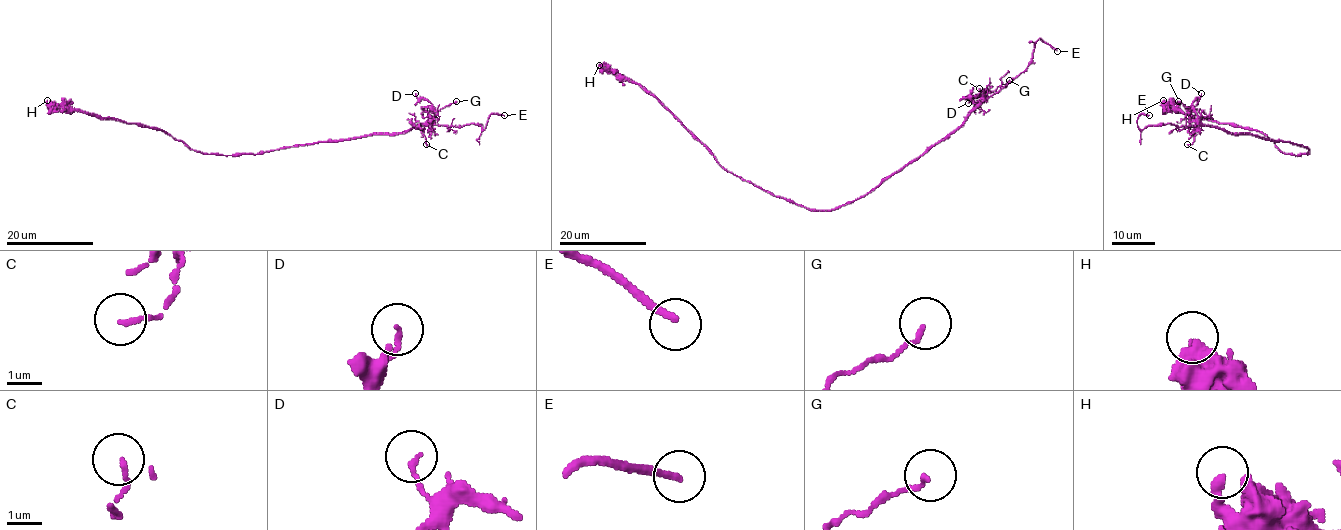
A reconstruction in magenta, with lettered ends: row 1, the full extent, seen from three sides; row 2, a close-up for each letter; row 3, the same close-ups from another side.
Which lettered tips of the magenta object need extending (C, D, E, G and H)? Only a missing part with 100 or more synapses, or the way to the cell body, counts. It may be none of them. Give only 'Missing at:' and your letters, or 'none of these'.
Missing at: E

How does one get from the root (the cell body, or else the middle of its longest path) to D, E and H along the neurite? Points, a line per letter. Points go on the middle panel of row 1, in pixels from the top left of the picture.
D: (838, 207), (864, 197), (944, 140), (986, 96), (983, 94), (968, 103)
E: (838, 207), (864, 197), (944, 140), (972, 111), (1027, 67), (1039, 39), (1057, 51)
H: (838, 207), (830, 210), (804, 208), (727, 172), (655, 97), (637, 84), (607, 73), (599, 65)

